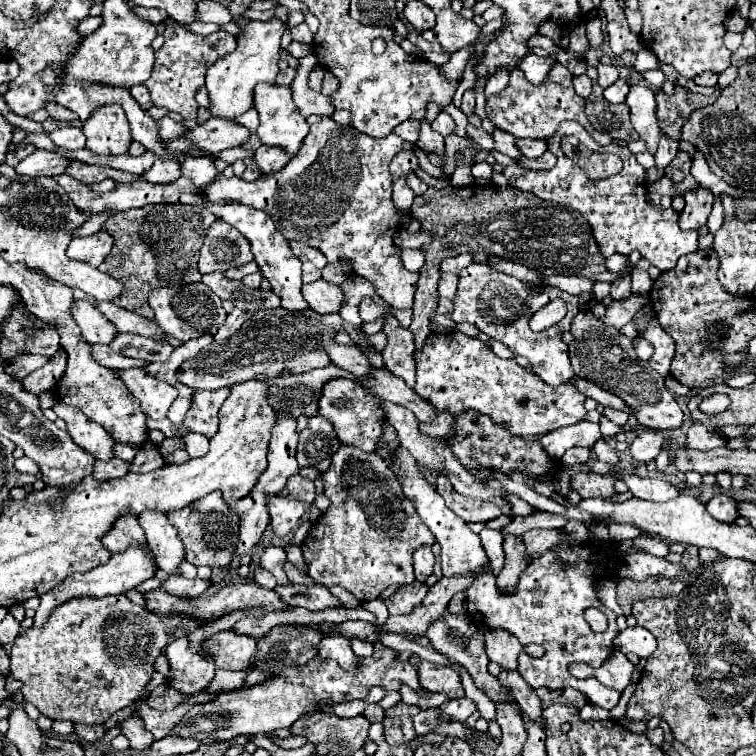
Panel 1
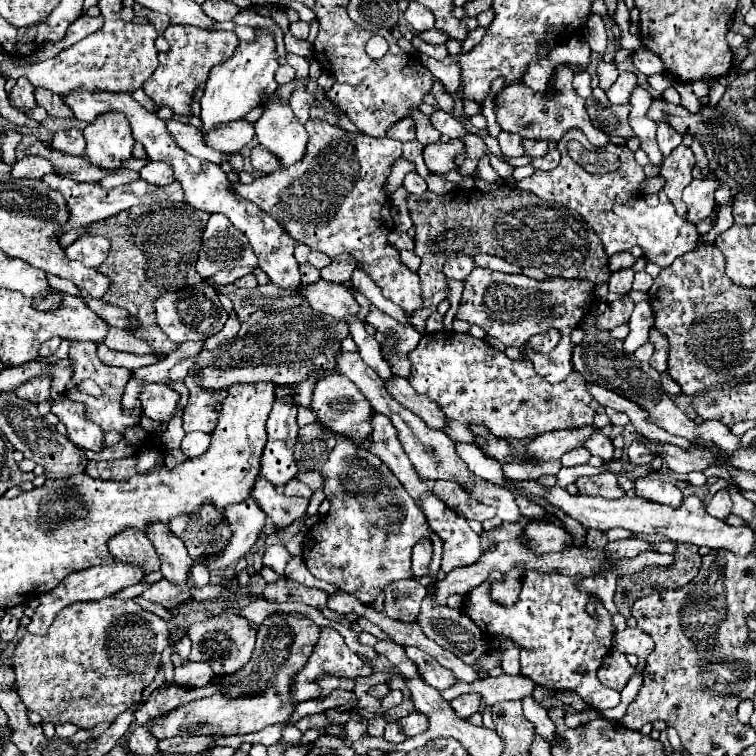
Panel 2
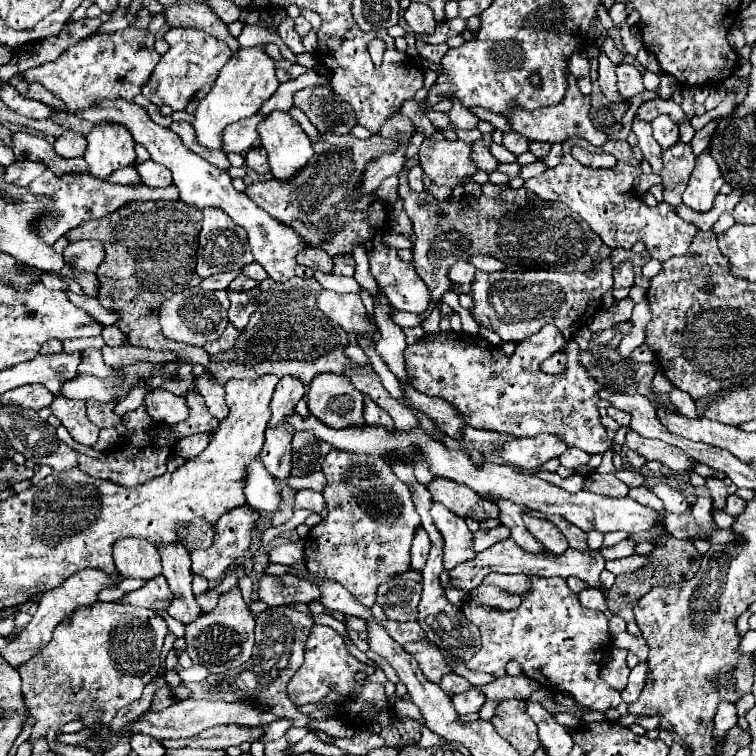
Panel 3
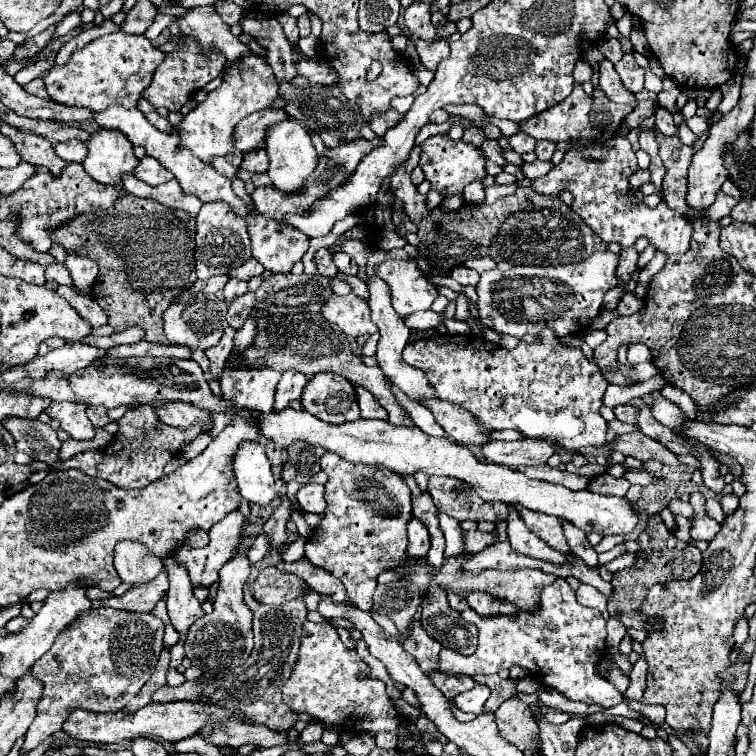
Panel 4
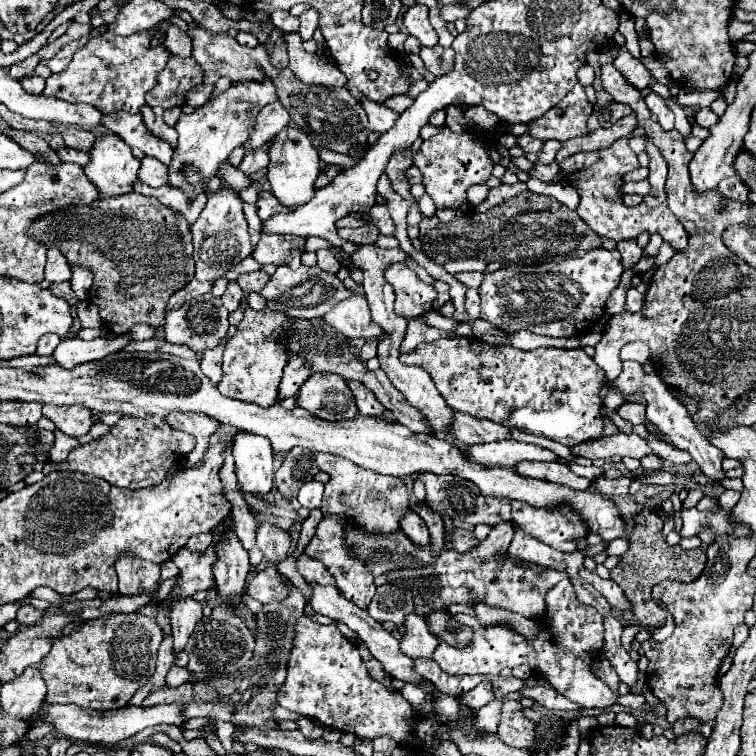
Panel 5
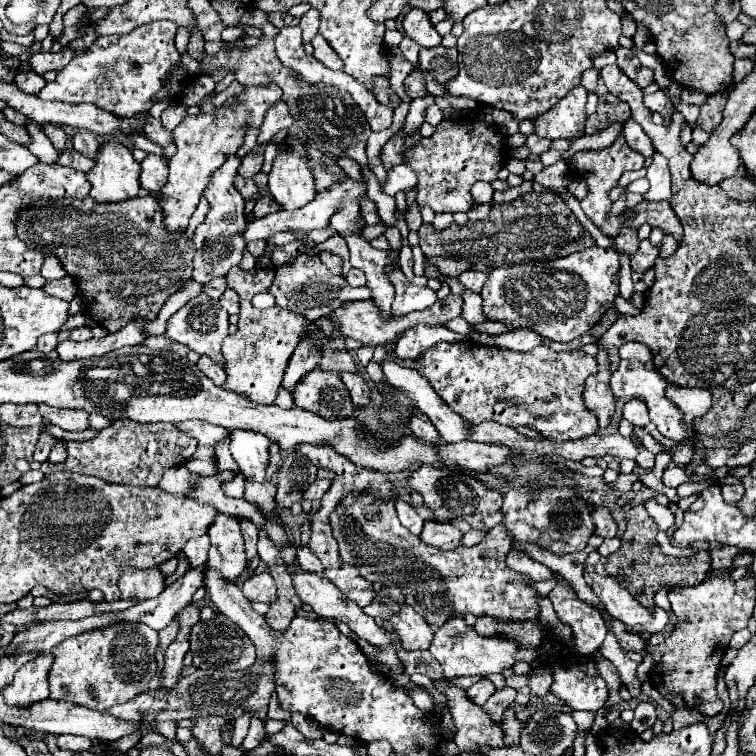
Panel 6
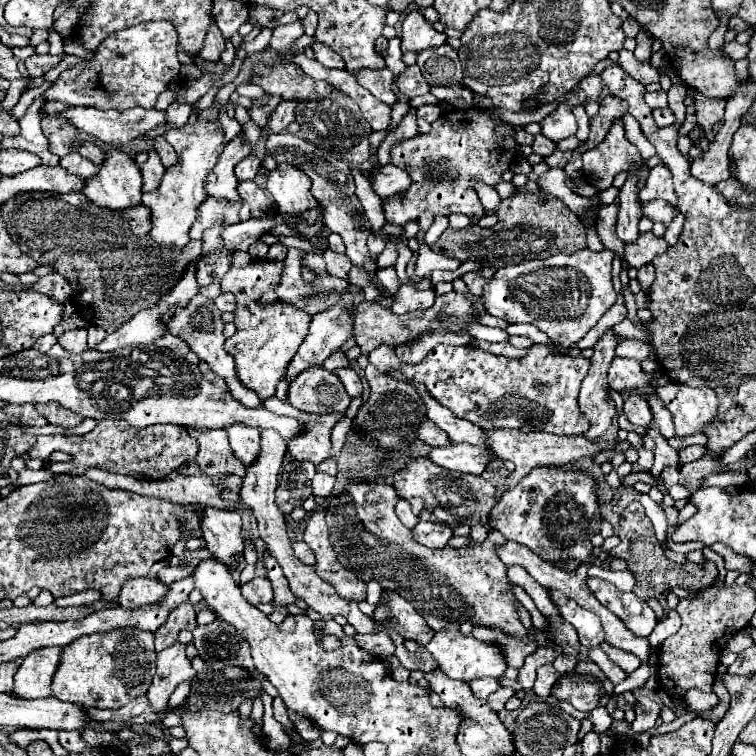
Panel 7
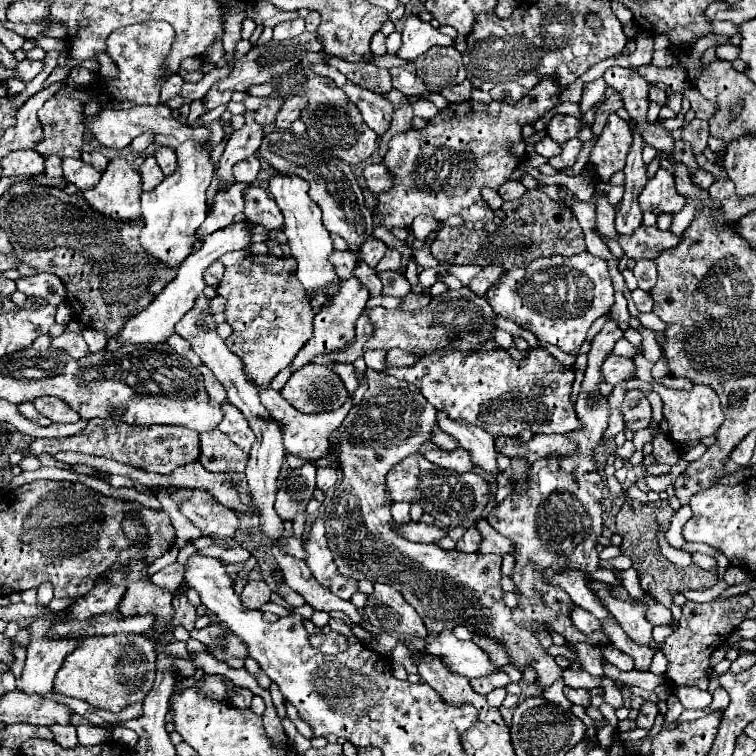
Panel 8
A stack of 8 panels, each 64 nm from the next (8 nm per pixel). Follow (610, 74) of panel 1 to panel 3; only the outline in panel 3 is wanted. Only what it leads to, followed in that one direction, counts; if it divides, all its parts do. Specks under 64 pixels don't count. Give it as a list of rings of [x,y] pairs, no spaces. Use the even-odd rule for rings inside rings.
[[[600,54],[598,60],[600,60],[598,84],[600,84],[602,94],[612,102],[620,102],[620,96],[616,96],[616,66],[610,62],[606,54]]]

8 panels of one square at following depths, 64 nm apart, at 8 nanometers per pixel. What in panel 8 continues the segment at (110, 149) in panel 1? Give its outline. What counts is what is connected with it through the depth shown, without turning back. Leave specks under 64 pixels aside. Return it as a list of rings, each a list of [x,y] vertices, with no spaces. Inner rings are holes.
[[[114,156],[102,172],[100,182],[94,188],[84,190],[84,198],[96,212],[120,220],[130,220],[142,214],[140,194],[140,174],[124,156]]]

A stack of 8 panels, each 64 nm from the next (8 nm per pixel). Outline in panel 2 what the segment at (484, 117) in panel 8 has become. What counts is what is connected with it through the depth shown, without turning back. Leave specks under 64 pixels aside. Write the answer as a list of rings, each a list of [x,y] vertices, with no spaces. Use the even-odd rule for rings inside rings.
[[[452,140],[448,144],[438,142],[424,148],[424,162],[428,170],[436,176],[444,176],[454,170],[454,160],[458,152],[464,152],[464,144],[460,140]]]

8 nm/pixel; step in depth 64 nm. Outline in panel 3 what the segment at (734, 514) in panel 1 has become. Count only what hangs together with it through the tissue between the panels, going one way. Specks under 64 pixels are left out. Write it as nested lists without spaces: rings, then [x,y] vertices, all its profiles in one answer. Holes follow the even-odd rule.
[[[706,478],[706,488],[710,490],[710,496],[712,496],[712,512],[714,510],[724,510],[726,506],[726,496],[728,496],[728,490],[726,490],[726,484],[718,478]]]

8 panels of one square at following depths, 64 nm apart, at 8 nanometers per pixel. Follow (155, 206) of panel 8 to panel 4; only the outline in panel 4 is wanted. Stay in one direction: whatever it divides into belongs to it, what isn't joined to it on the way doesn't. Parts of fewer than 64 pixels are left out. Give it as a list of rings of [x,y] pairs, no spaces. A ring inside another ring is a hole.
[[[244,54],[238,62],[226,68],[222,84],[212,90],[180,124],[180,144],[194,152],[200,160],[210,162],[214,156],[224,156],[232,148],[232,132],[236,122],[252,112],[264,110],[278,96],[278,80],[270,64],[254,54]]]

